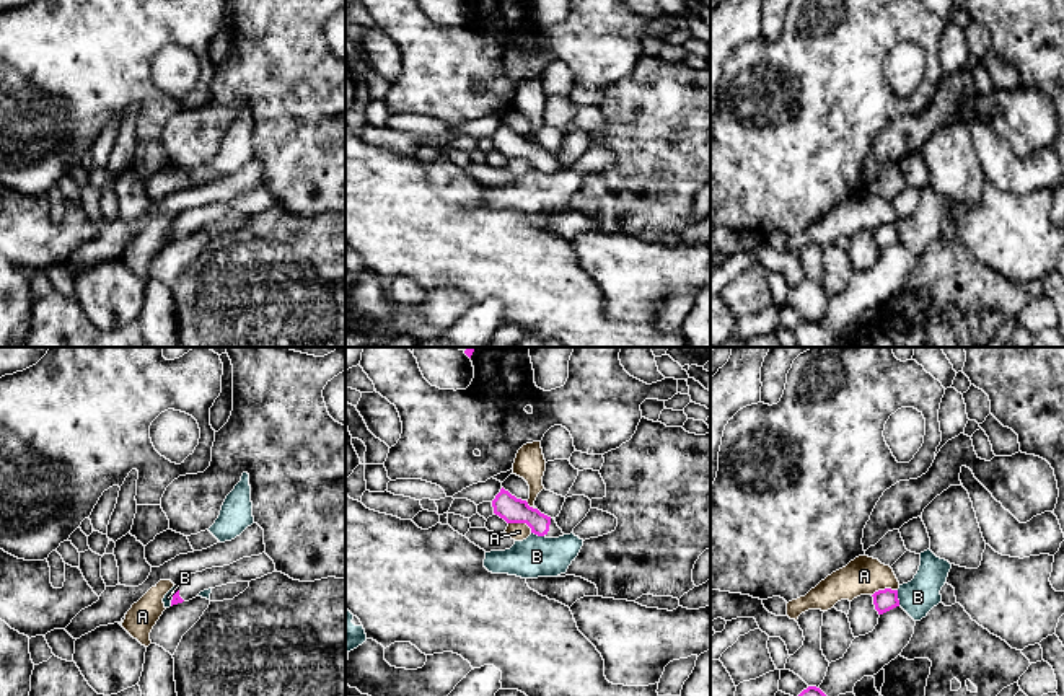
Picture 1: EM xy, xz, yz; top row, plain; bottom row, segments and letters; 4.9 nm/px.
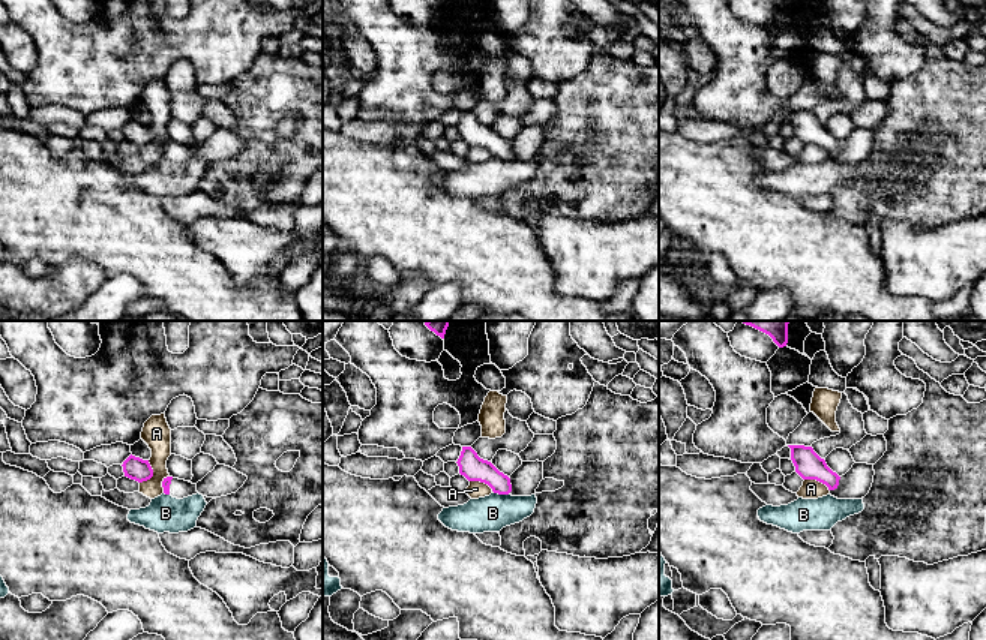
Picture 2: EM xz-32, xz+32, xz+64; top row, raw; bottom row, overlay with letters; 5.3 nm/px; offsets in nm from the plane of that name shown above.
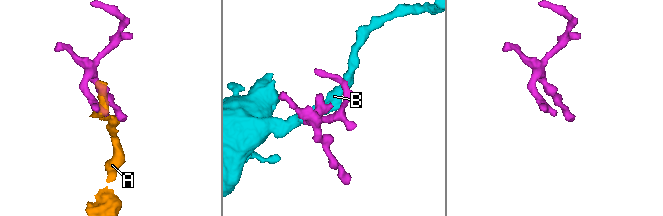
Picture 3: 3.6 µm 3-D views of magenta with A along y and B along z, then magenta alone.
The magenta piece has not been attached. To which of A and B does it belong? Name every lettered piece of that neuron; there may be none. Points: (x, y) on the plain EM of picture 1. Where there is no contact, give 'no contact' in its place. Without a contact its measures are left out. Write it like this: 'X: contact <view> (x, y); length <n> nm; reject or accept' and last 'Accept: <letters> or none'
A: contact xz (522, 157); length 130 nm; reject
B: contact yz (896, 233); length 80 nm; reject
Accept: none

